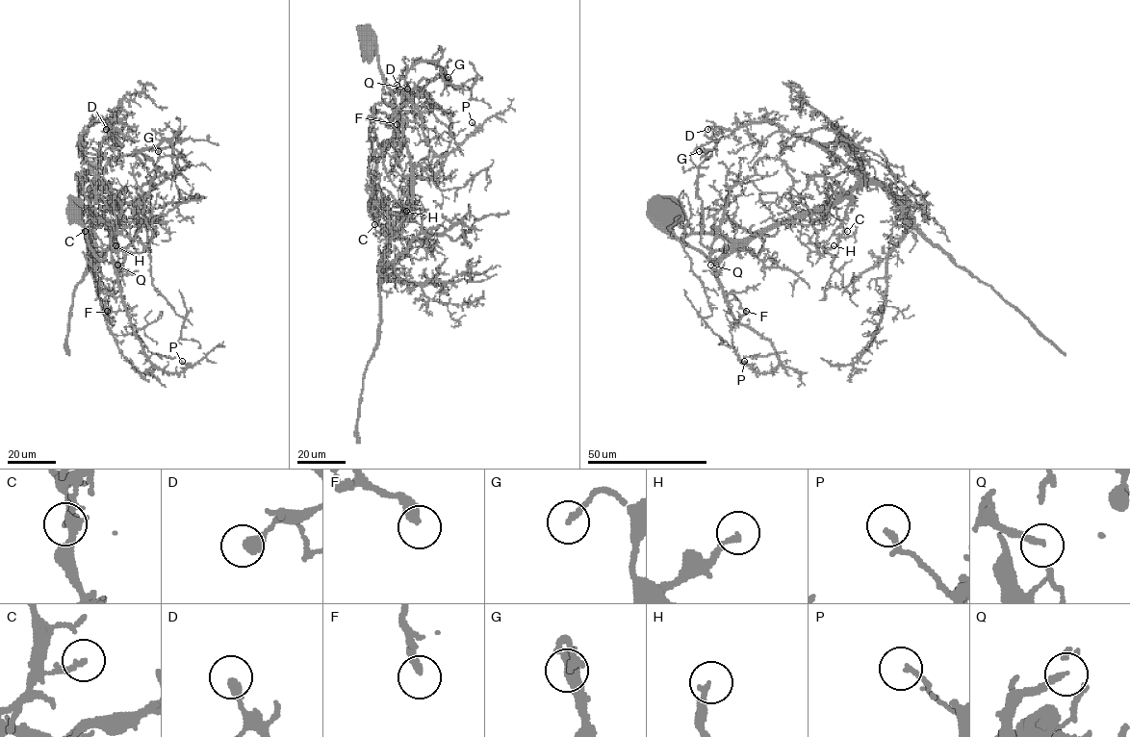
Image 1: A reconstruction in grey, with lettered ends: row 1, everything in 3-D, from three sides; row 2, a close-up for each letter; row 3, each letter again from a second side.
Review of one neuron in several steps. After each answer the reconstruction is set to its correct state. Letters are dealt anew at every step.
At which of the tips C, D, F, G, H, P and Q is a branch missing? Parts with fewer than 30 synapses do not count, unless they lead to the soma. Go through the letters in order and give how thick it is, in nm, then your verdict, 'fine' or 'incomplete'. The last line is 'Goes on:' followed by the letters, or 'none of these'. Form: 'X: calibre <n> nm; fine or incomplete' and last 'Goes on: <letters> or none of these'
C: calibre 190 nm; fine
D: calibre 220 nm; fine
F: calibre 300 nm; fine
G: calibre 200 nm; fine
H: calibre 180 nm; fine
P: calibre 120 nm; fine
Q: calibre 220 nm; fine
Goes on: none of these

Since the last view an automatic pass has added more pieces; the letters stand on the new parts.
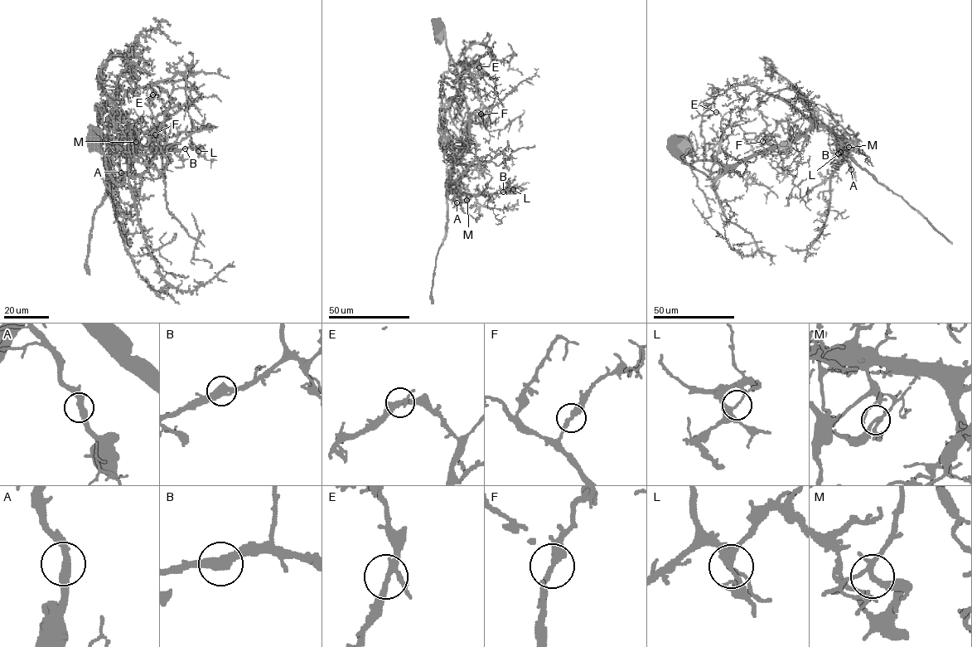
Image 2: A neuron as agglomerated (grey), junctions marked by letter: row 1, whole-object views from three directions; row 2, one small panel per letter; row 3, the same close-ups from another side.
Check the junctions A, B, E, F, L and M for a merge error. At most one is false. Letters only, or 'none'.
none

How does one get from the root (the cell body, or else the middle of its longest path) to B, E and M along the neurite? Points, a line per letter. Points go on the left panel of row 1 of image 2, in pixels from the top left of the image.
B: (94, 141), (118, 184), (137, 136), (113, 114), (109, 122), (121, 131), (148, 133), (167, 150), (186, 148)
E: (94, 141), (118, 184), (128, 168), (132, 176), (142, 174), (158, 136), (149, 102), (152, 94)
M: (94, 141), (118, 184), (137, 153), (137, 136), (113, 114), (109, 122), (132, 134), (135, 142)

